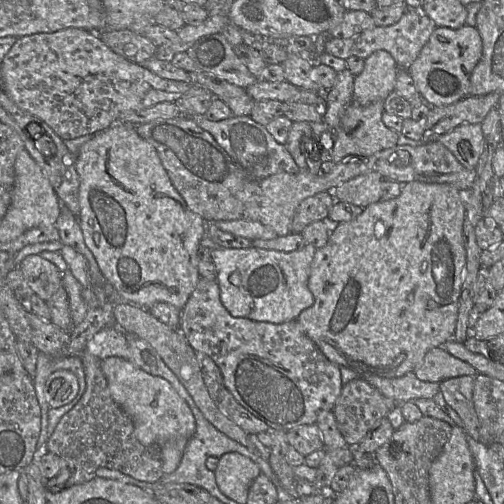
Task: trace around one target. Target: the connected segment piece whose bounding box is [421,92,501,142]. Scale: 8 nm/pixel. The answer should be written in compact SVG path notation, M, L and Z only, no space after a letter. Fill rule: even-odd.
M492 92L482 96L466 96L450 105L431 107L422 141L436 139L462 124L481 124L489 111L497 107L501 94Z

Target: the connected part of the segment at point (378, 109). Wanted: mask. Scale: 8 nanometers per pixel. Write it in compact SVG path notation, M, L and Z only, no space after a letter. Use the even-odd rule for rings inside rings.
M375 101L367 106L352 102L344 111L340 123L335 128L333 162L340 163L345 157L365 157L384 149L392 148L398 143L398 133L387 127L382 121L384 101Z

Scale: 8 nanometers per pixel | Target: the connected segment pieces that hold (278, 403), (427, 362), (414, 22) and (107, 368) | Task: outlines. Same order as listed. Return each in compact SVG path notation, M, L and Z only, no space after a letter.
M200 278L195 290L190 295L180 315L180 329L186 340L198 354L209 356L219 367L225 387L231 392L234 398L251 414L265 422L271 430L288 431L294 427L315 424L320 413L333 411L334 404L342 390L341 374L339 366L331 362L317 347L317 345L305 334L302 327L296 320L274 324L269 322L253 321L242 317L233 317L220 299L220 288L217 280Z
M436 347L426 353L422 363L414 370L414 374L421 381L440 383L460 376L475 378L478 372L443 348Z
M408 8L400 20L393 25L375 26L347 39L327 37L325 51L346 60L351 56L366 59L377 50L385 50L393 57L399 68L407 69L418 57L435 28L435 23L421 9Z
M105 358L101 366L112 398L131 418L138 441L144 446L159 446L163 473L174 472L196 430L195 418L186 401L166 379L146 373L124 358Z

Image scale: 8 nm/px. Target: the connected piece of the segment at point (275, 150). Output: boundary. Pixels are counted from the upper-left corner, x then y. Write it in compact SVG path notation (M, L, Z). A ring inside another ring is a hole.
M205 115L189 116L208 131L217 143L252 177L262 179L280 172L298 173L298 167L285 144L278 143L266 127L254 121L250 116L232 115L220 121L211 121Z

